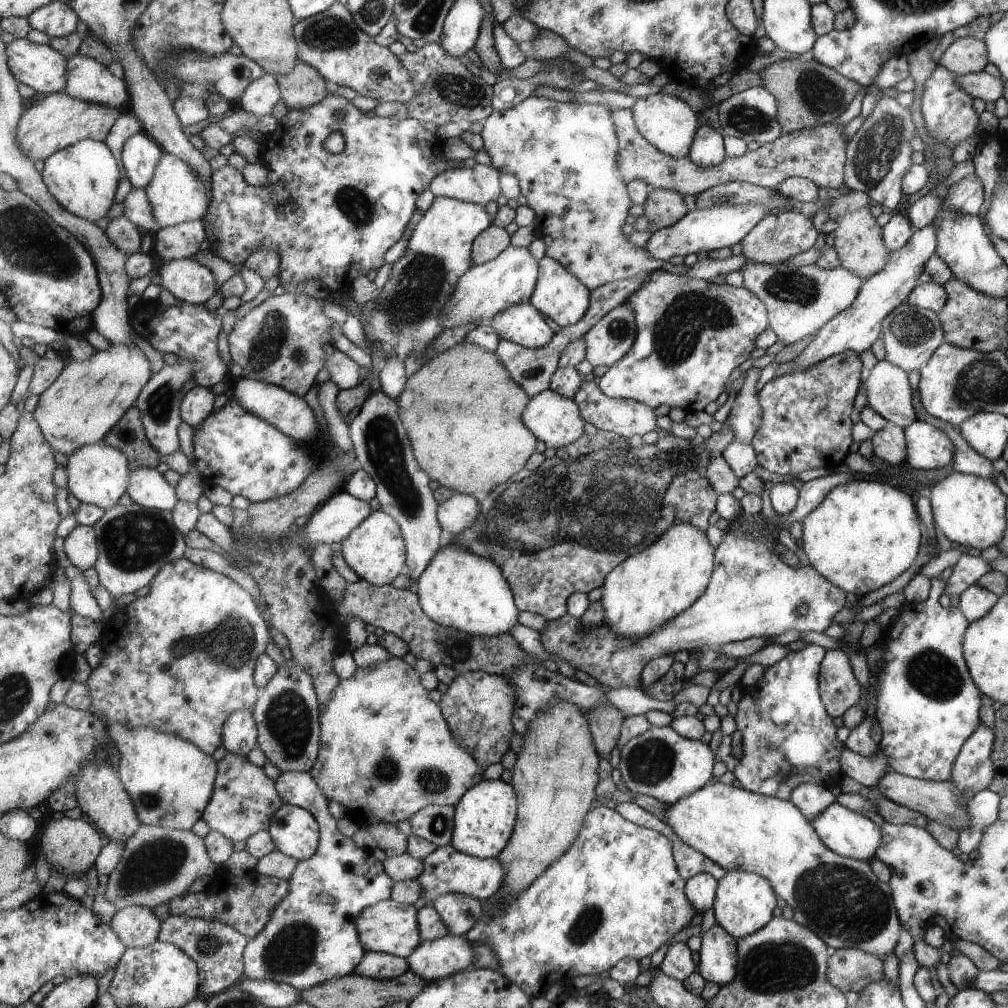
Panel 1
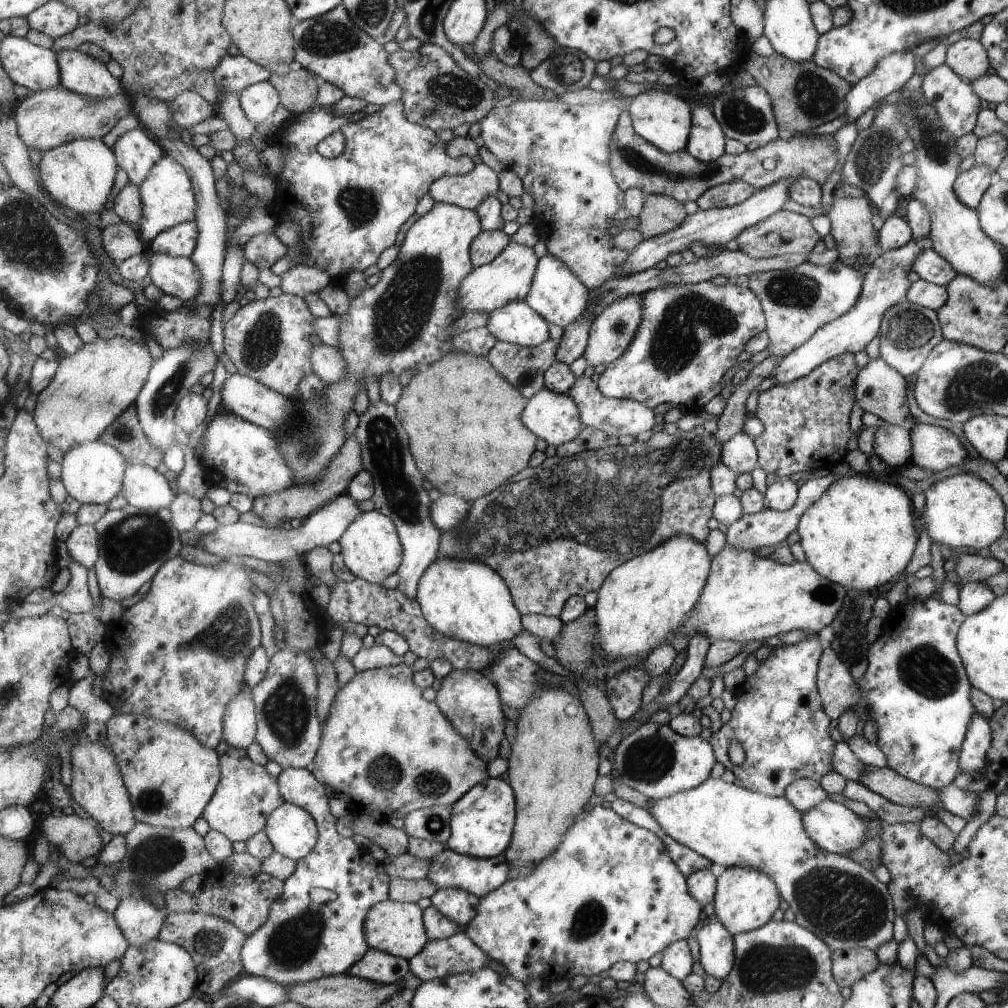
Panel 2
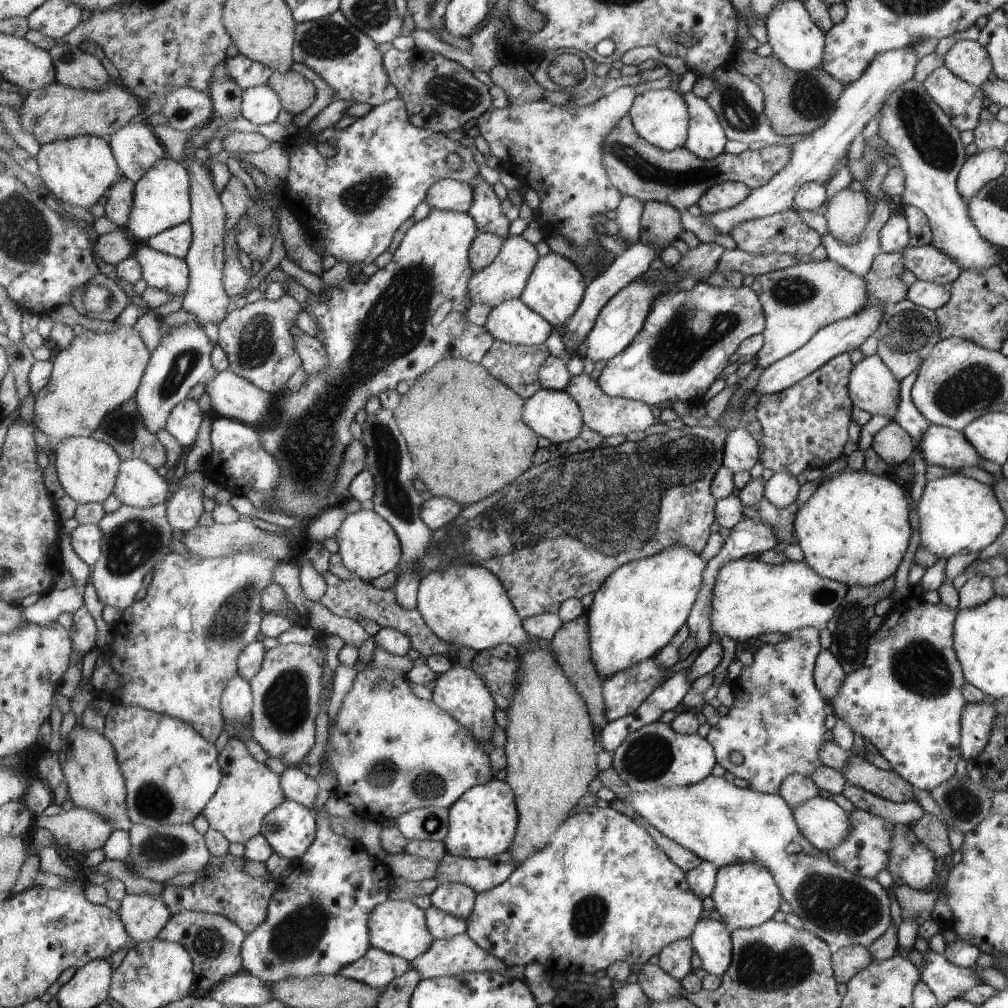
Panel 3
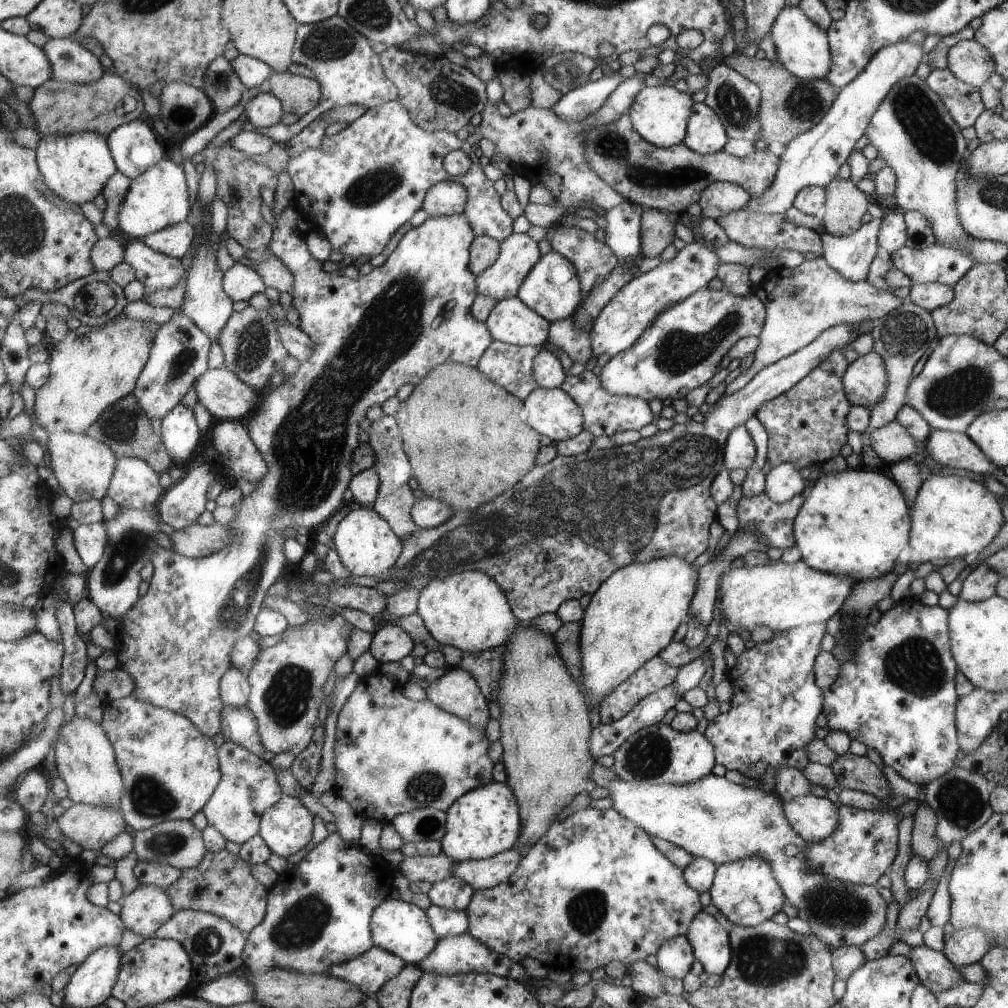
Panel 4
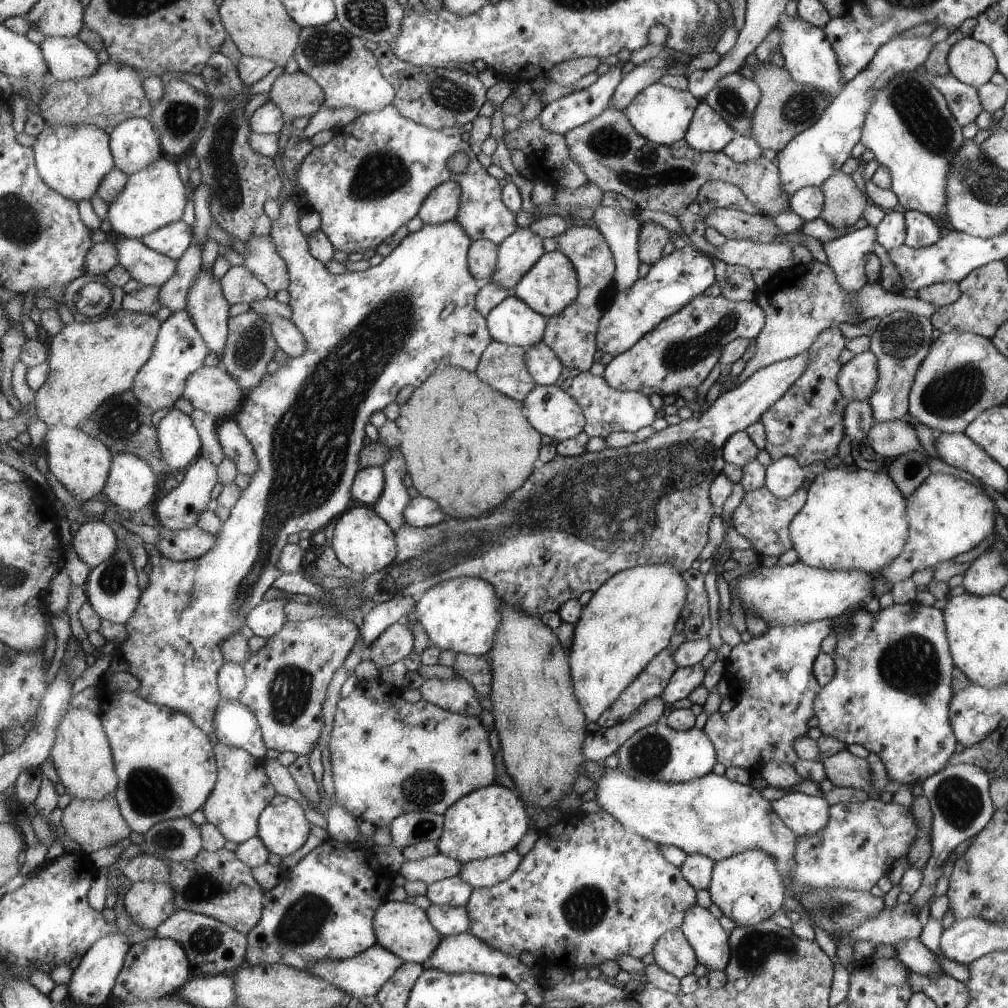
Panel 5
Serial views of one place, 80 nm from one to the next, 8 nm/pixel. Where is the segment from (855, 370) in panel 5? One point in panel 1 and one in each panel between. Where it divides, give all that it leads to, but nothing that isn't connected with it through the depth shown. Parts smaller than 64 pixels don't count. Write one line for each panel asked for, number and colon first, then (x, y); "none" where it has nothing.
1: (888, 394)
2: (879, 389)
3: (872, 386)
4: (865, 381)

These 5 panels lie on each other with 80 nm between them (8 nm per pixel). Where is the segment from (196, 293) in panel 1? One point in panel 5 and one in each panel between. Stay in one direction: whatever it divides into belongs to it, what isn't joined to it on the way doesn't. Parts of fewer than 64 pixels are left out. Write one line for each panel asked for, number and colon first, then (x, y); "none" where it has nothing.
2: (180, 277)
3: (163, 271)
4: (155, 270)
5: (149, 267)

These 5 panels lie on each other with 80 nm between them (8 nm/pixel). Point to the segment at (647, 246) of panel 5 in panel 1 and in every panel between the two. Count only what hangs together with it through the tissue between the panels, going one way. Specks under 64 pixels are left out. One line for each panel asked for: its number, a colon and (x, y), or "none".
1: (664, 207)
2: (662, 213)
3: (661, 224)
4: (658, 230)

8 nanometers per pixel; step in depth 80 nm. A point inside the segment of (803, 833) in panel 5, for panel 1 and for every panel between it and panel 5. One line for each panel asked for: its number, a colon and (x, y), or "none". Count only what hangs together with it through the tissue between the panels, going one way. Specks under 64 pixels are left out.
1: (850, 834)
2: (832, 826)
3: (823, 823)
4: (814, 818)

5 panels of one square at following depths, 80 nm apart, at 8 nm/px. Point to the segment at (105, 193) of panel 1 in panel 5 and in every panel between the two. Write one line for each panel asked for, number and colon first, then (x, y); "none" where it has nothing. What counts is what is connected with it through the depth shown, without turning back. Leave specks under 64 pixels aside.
2: (82, 175)
3: (80, 170)
4: (77, 167)
5: (74, 161)

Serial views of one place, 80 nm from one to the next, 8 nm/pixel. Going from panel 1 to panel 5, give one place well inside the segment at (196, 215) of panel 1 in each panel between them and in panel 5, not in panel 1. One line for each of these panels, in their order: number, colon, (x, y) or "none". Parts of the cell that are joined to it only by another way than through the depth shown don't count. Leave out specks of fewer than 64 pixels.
2: (169, 197)
3: (163, 197)
4: (159, 198)
5: (154, 197)

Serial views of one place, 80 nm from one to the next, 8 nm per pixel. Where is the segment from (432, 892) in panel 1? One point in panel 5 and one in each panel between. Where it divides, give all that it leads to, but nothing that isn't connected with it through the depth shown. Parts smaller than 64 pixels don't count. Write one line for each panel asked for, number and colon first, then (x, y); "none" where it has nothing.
2: (480, 876)
3: (483, 875)
4: (483, 874)
5: (488, 872)

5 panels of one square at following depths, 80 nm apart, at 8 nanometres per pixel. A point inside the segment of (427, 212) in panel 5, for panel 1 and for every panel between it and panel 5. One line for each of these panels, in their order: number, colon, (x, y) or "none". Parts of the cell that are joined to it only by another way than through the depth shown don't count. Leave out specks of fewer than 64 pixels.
1: (481, 184)
2: (469, 190)
3: (452, 194)
4: (449, 197)

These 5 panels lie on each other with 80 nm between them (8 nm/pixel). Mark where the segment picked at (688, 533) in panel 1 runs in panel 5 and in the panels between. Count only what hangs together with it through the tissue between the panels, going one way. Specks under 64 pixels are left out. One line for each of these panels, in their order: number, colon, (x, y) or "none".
2: (645, 599)
3: (643, 604)
4: (634, 615)
5: (632, 617)

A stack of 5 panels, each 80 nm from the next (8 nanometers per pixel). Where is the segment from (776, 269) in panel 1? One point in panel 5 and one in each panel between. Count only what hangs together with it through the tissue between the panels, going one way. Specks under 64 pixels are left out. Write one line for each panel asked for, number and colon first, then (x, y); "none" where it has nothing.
2: (797, 301)
3: (798, 300)
4: (801, 301)
5: (799, 302)

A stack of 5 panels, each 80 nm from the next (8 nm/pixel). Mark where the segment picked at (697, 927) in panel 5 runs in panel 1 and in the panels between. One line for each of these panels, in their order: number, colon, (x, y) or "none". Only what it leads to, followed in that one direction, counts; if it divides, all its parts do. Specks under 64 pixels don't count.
1: (718, 962)
2: (716, 949)
3: (712, 943)
4: (711, 946)

